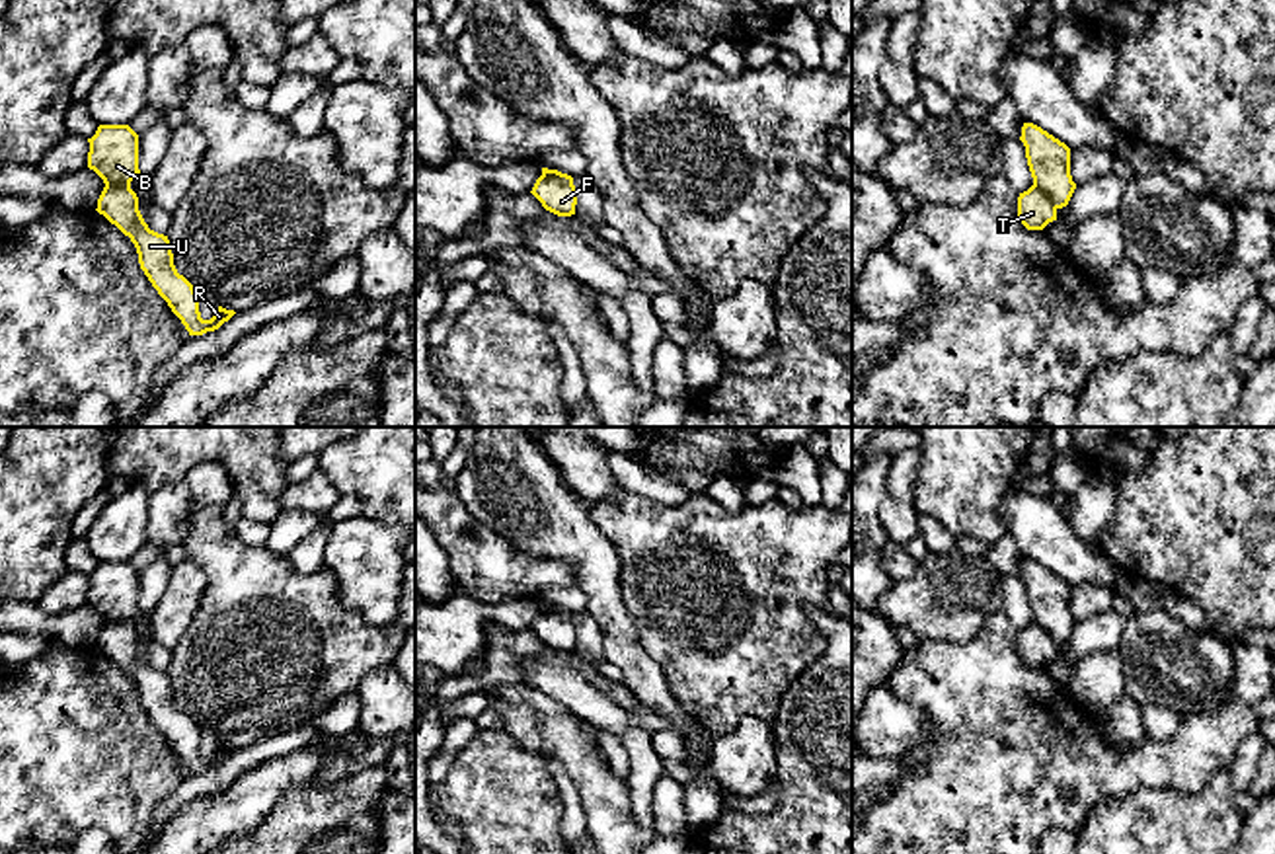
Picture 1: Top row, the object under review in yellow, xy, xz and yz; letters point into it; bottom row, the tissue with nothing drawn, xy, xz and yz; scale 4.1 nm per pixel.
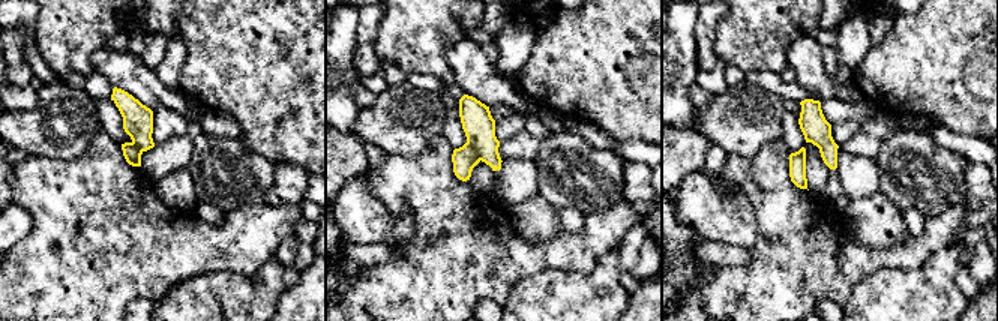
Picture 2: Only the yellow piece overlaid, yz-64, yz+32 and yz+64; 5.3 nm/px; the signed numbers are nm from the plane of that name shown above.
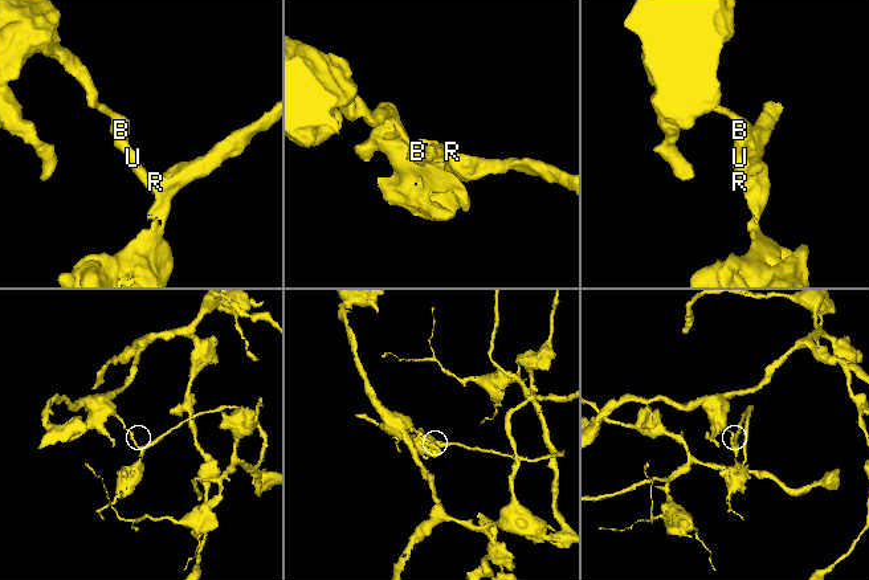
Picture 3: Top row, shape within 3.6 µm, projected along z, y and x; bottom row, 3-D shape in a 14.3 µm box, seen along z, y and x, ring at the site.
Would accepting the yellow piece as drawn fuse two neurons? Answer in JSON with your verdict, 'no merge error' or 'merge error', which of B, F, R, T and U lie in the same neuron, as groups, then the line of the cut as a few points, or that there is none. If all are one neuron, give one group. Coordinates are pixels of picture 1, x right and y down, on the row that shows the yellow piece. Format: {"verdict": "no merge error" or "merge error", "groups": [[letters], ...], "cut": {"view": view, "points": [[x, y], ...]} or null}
{"verdict": "merge error", "groups": [["B", "F"], ["R", "T", "U"]], "cut": {"view": "yz", "points": [[1034, 184], [1057, 207]]}}

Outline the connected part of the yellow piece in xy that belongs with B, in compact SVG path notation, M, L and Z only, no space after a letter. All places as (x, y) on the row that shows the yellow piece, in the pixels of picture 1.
M99 125L88 142L88 168L105 185L131 187L131 181L140 174L138 135L129 125Z

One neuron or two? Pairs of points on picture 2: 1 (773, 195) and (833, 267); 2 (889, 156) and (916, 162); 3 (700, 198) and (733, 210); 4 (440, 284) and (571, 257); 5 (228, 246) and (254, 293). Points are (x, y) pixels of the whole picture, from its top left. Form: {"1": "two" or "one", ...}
{"1": "one", "2": "one", "3": "one", "4": "one", "5": "two"}

